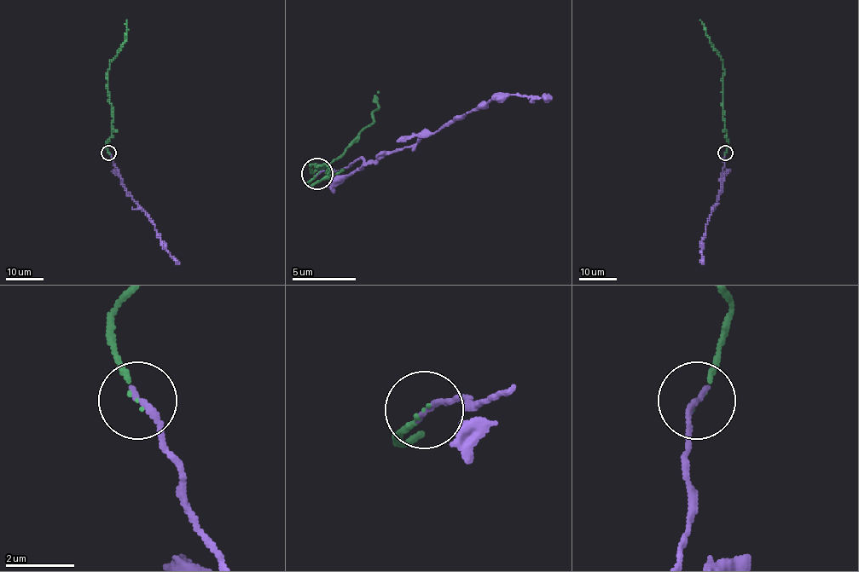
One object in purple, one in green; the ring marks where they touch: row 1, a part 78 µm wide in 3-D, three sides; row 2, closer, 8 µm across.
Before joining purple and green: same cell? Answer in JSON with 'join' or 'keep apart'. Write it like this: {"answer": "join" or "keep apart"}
{"answer": "join"}

